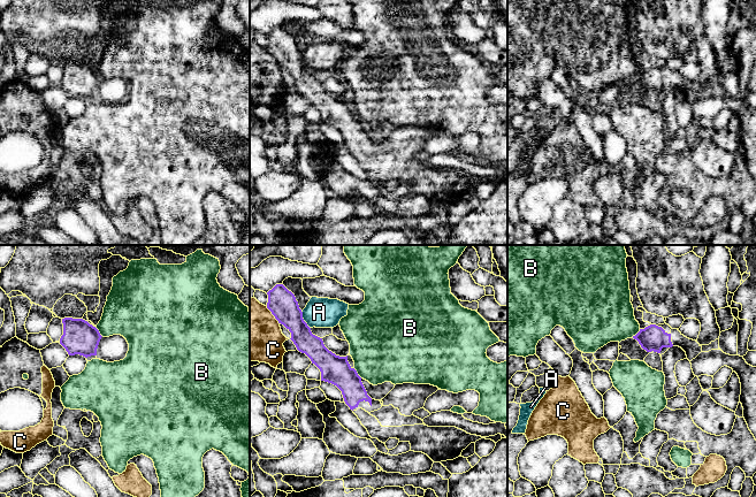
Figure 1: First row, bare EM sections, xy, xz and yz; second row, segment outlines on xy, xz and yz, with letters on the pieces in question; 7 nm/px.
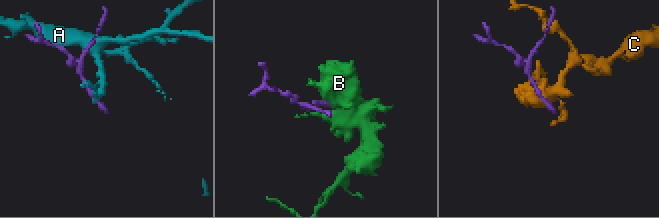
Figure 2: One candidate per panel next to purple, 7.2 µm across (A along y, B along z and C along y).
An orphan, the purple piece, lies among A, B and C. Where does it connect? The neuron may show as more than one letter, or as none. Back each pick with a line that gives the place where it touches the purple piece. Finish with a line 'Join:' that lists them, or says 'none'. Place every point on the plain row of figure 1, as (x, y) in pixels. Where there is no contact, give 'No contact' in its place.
Join: none

